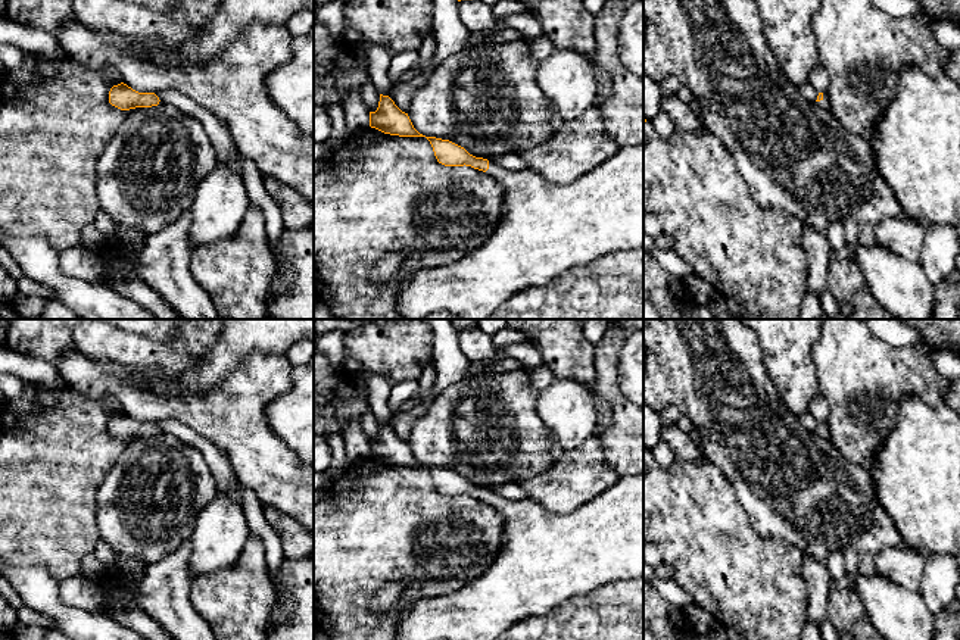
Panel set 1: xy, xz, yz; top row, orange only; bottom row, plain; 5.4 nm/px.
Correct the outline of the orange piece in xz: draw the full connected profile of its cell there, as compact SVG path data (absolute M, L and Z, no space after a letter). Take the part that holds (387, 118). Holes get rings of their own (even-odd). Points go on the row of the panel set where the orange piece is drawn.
M380 94L378 107L370 112L370 127L399 137L426 137L420 134L408 113L402 112L389 96Z

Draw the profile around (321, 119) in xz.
M314 106L314 143L325 143L330 137L331 122L324 106Z

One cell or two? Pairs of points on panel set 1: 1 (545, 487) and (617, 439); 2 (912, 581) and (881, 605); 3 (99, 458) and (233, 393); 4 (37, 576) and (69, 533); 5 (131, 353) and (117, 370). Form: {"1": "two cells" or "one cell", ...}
{"1": "two cells", "2": "two cells", "3": "two cells", "4": "two cells", "5": "two cells"}

